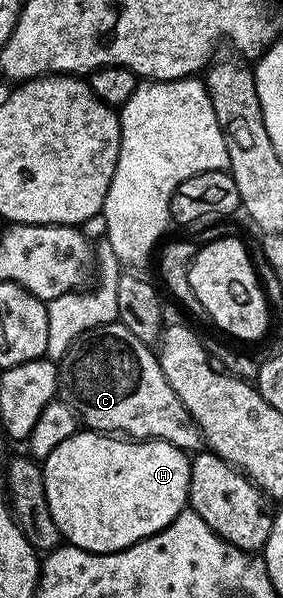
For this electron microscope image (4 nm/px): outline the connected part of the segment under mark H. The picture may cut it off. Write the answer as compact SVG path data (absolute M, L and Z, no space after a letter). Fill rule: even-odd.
M80 429L76 431L73 437L61 441L61 445L57 445L57 449L53 449L53 453L49 453L49 457L42 460L41 466L45 477L45 497L49 501L49 513L53 513L53 521L57 521L60 536L70 546L79 547L83 551L92 551L95 555L108 555L114 551L123 551L126 547L139 543L142 539L156 535L161 529L169 526L188 506L187 494L189 493L189 477L191 476L191 459L188 452L183 451L180 447L174 447L164 439L144 439L140 441L130 437L116 437L114 434L102 431Z

